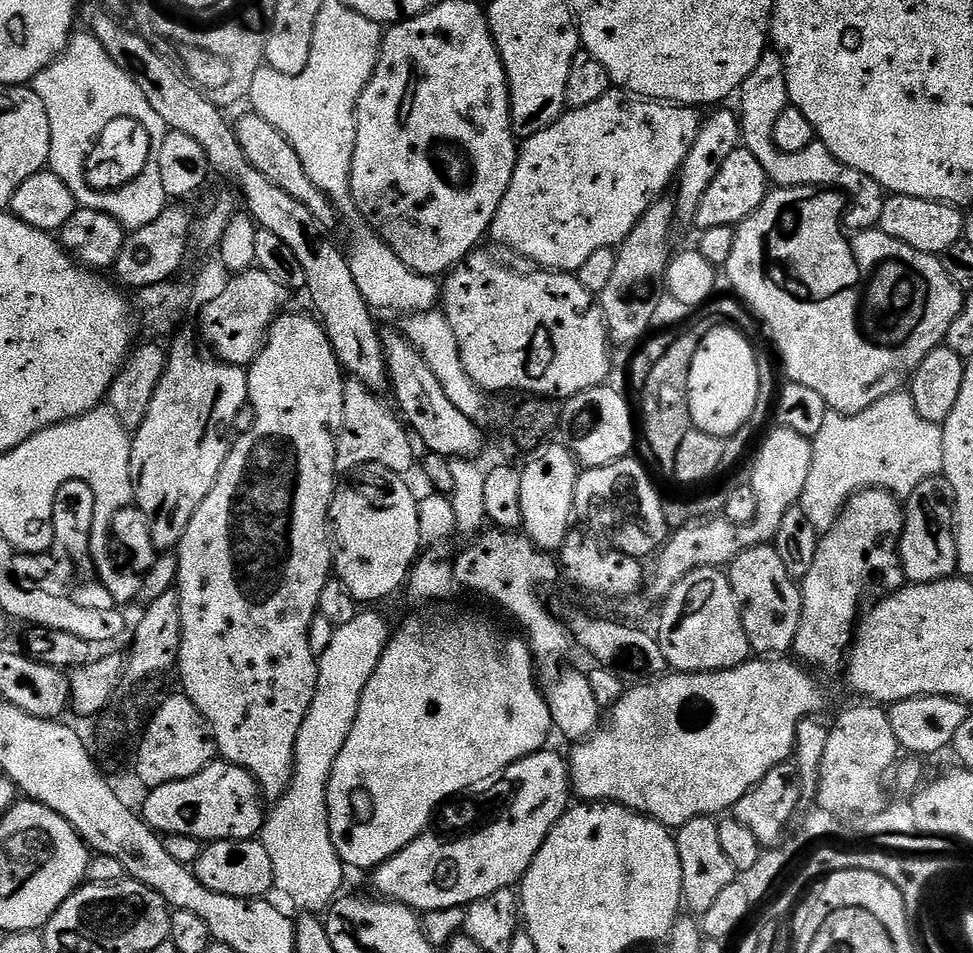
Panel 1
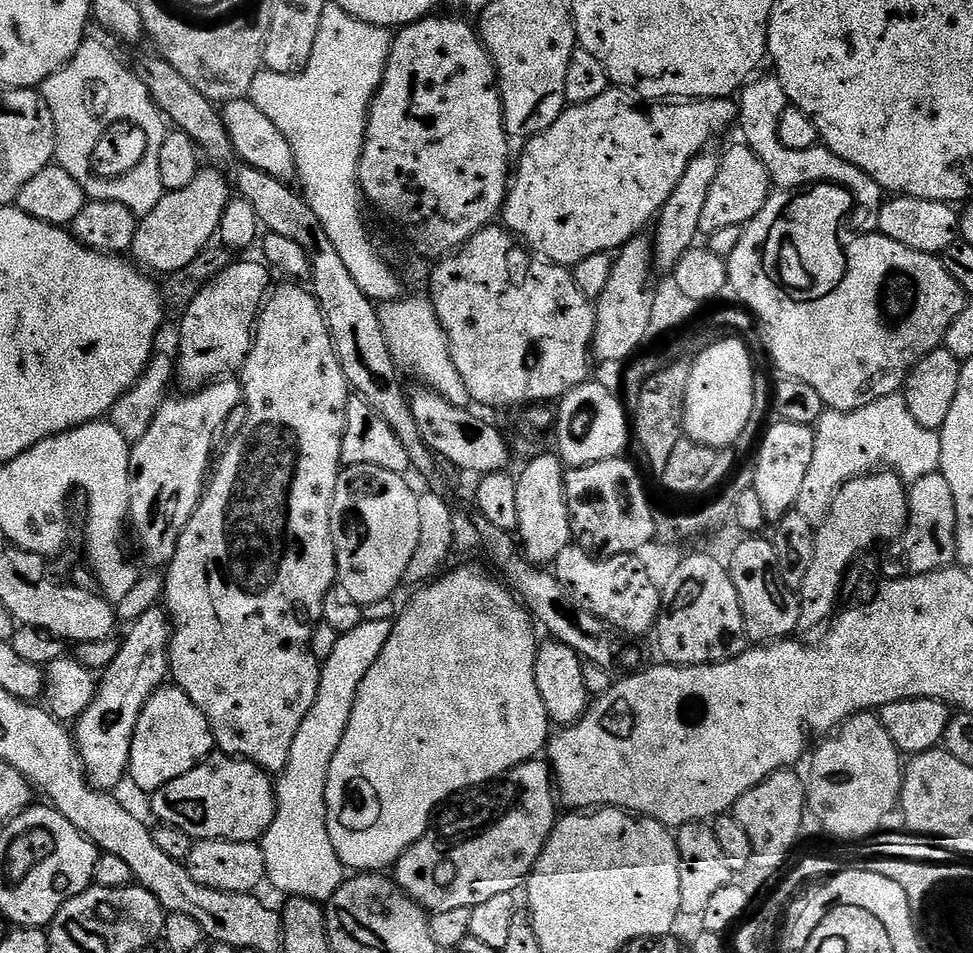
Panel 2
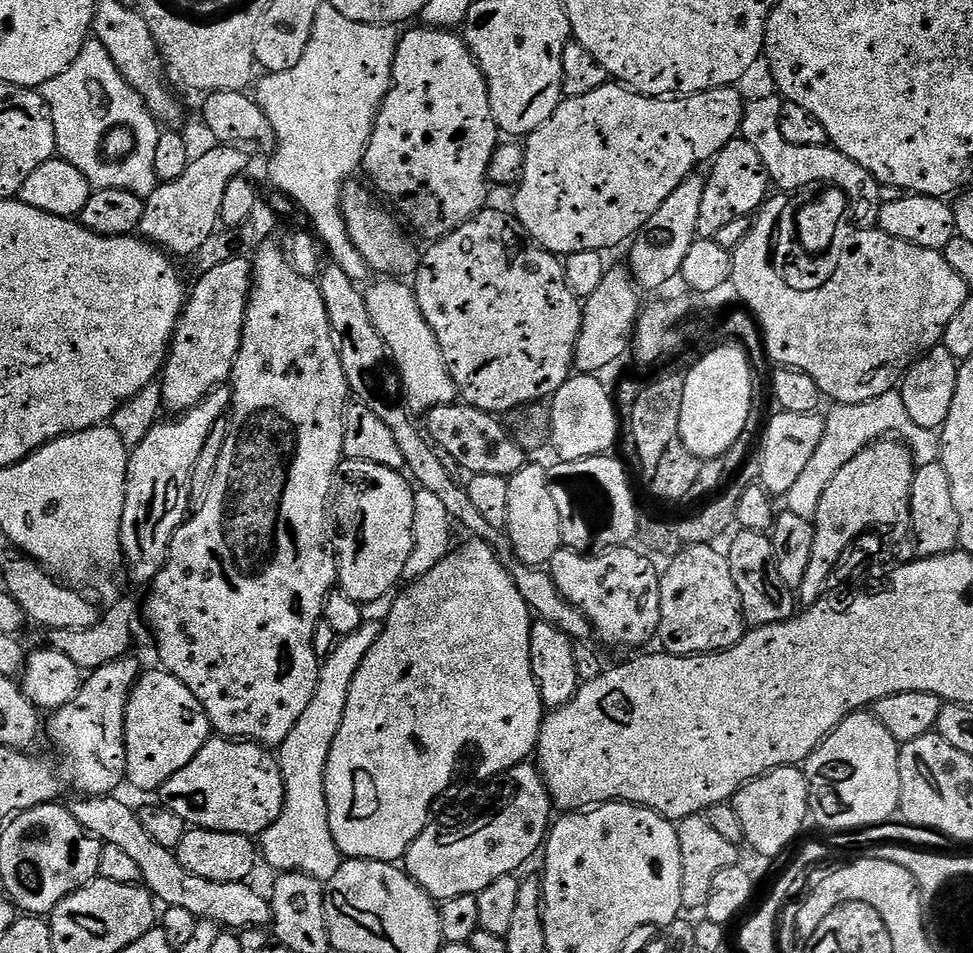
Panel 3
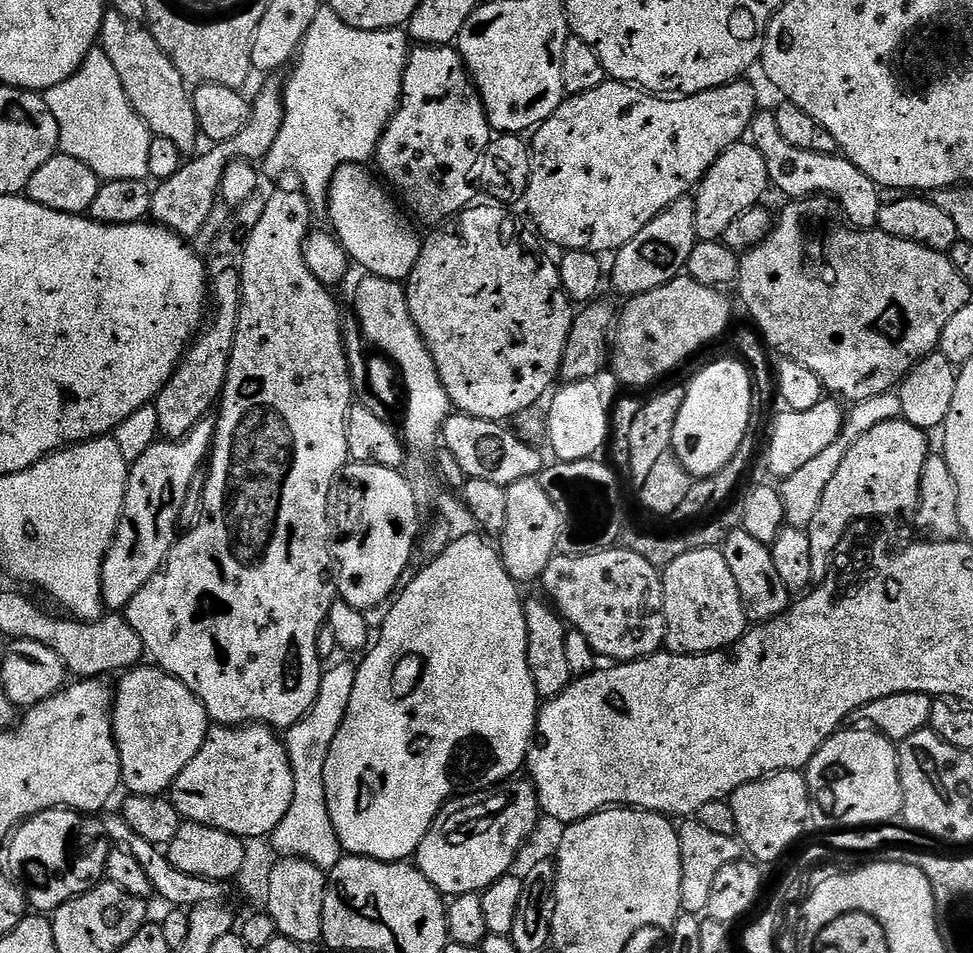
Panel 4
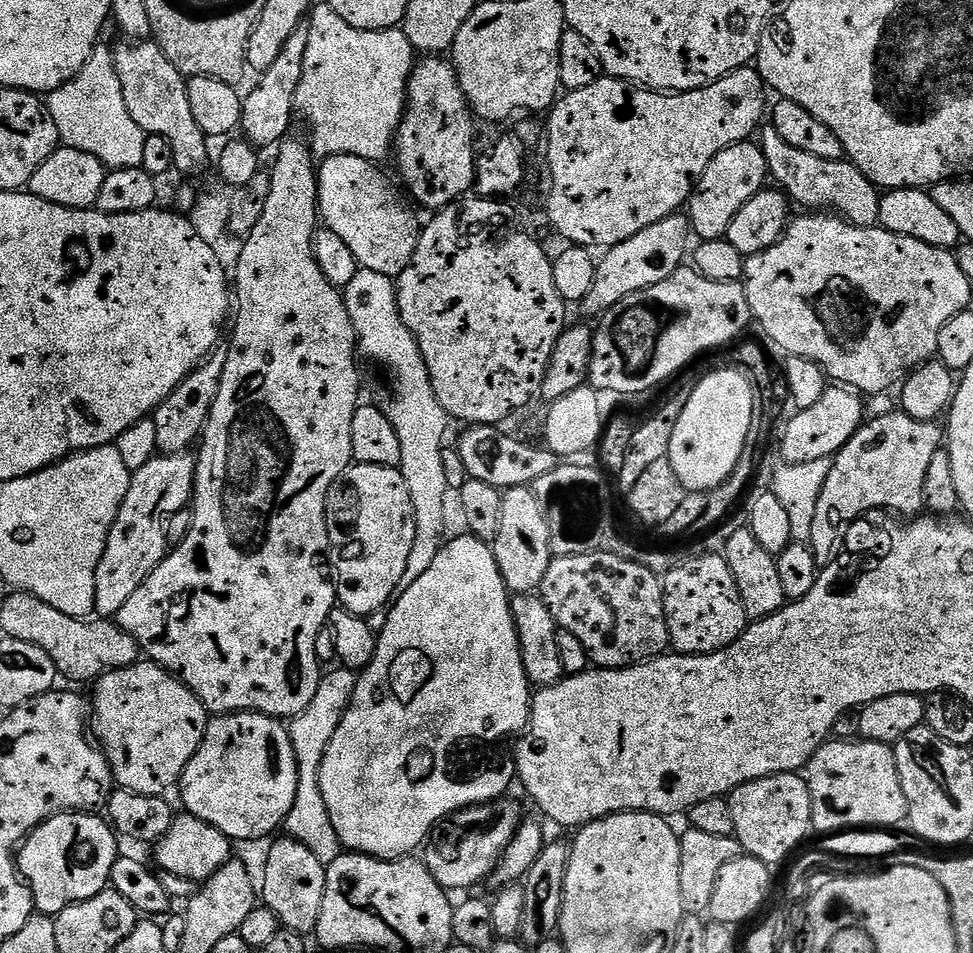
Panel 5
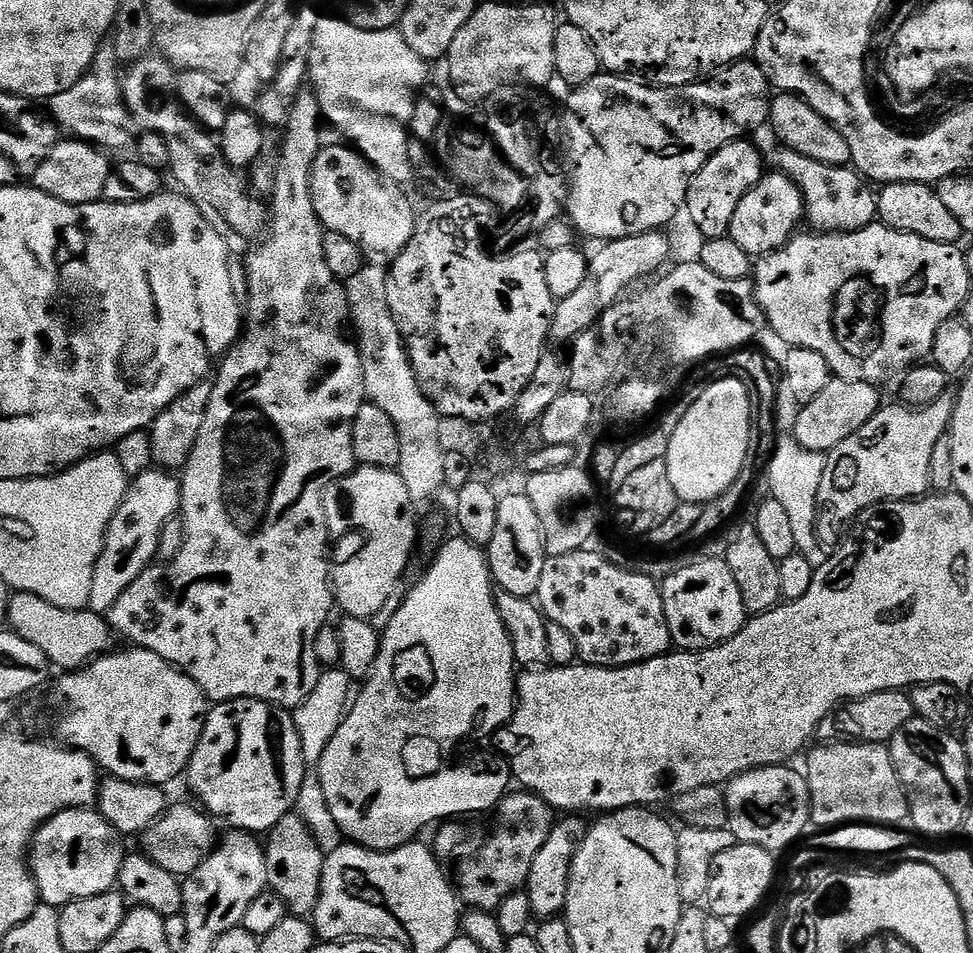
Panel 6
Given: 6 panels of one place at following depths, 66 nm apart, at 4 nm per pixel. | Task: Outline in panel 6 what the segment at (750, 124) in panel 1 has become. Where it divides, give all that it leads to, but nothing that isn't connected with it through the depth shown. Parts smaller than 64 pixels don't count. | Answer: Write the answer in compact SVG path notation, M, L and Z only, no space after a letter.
M781 147L779 151L775 167L783 176L790 178L794 186L798 186L804 199L807 223L812 223L817 233L857 232L870 226L877 219L877 193L855 168L826 166L826 162L814 162L814 158L806 158L806 154L798 154L786 147Z

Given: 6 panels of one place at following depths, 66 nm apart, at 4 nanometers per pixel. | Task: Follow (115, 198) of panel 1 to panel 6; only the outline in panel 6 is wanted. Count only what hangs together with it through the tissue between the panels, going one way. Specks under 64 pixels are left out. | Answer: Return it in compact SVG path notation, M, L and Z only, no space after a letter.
M105 42L100 45L86 75L74 82L70 90L62 90L62 94L52 97L50 115L63 131L64 128L68 131L65 133L69 137L95 144L101 150L113 150L112 148L124 148L127 144L129 147L134 140L134 132L128 129L128 109L123 103L122 65L114 45Z

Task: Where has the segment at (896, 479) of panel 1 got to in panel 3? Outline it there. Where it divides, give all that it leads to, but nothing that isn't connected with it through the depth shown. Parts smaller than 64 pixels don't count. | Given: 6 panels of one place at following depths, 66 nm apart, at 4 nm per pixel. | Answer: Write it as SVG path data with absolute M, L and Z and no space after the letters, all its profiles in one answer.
M899 390L882 394L878 398L870 398L861 404L836 404L832 413L827 413L824 422L822 442L818 442L818 450L814 450L810 463L802 475L790 486L786 497L787 511L798 514L798 518L815 521L818 502L822 502L822 494L826 486L830 486L830 478L850 462L863 448L869 448L877 440L895 438L908 445L913 461L917 465L934 464L940 458L940 438L935 431L922 429L911 421L906 412L905 403Z

